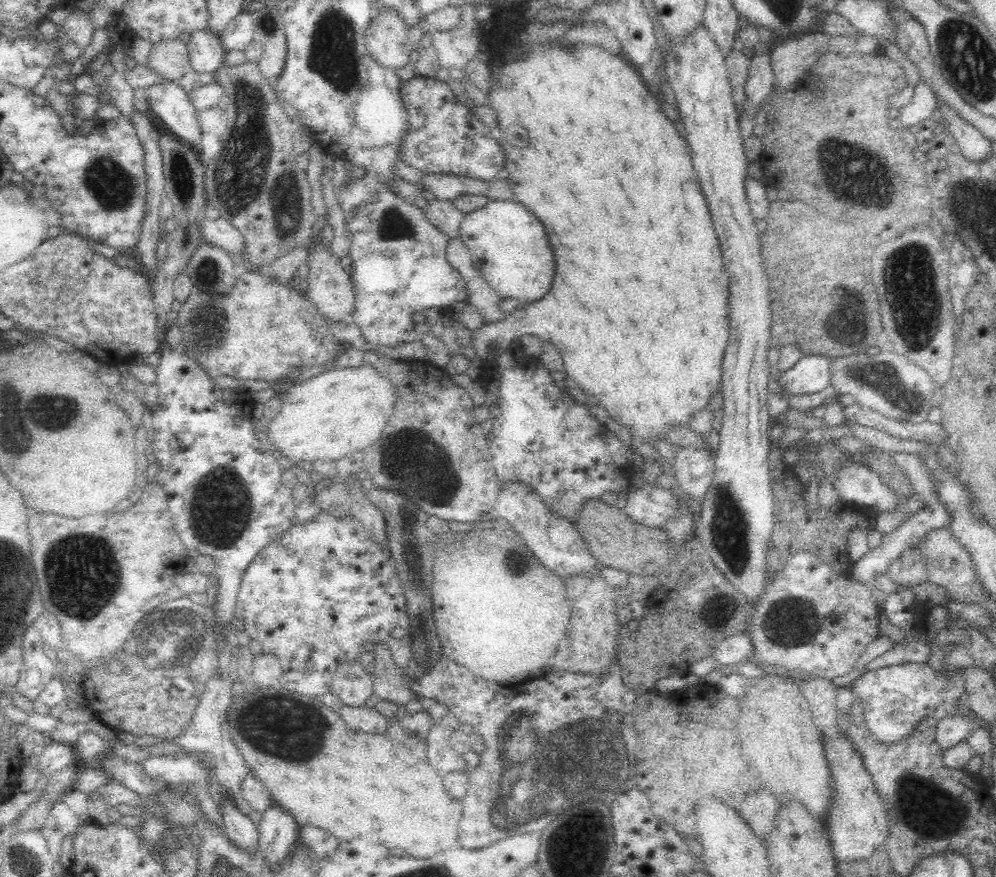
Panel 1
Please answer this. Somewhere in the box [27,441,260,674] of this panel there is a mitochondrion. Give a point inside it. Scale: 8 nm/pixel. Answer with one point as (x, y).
(80, 575)

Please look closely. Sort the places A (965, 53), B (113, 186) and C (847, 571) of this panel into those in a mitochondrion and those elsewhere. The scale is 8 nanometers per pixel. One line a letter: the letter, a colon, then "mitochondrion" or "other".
A: mitochondrion
B: mitochondrion
C: other

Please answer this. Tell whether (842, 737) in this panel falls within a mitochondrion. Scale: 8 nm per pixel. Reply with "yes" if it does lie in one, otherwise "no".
no

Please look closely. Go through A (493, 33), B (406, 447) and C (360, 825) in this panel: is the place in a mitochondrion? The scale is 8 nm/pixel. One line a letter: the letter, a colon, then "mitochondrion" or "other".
A: other
B: mitochondrion
C: other

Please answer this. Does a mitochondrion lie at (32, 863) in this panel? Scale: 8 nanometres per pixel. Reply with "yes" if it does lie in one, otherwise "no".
yes

